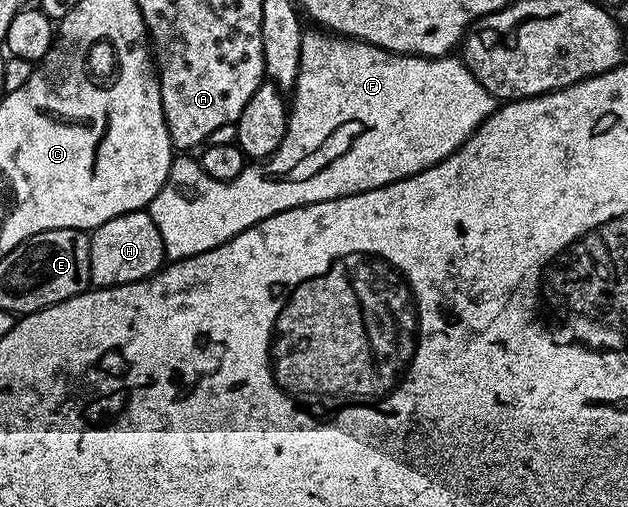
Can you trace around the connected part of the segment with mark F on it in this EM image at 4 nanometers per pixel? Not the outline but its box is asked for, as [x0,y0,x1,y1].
[149,29,496,261]

